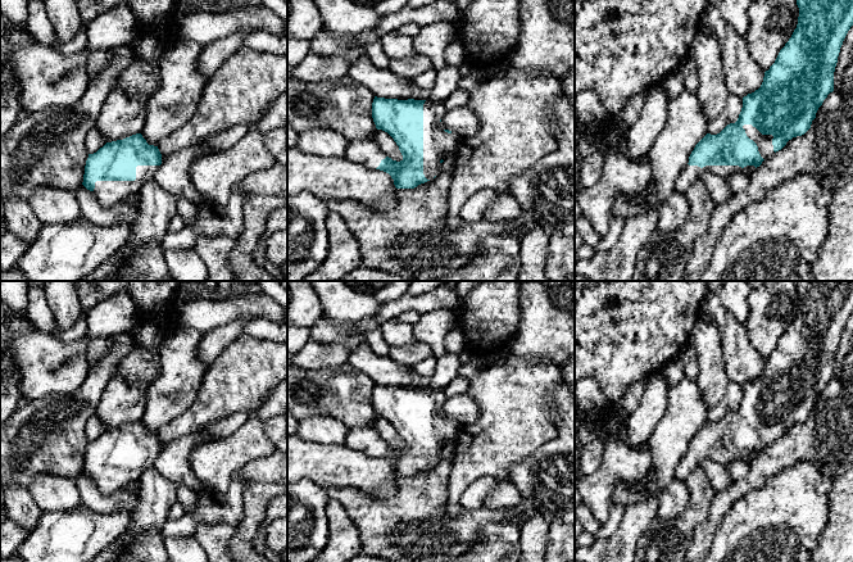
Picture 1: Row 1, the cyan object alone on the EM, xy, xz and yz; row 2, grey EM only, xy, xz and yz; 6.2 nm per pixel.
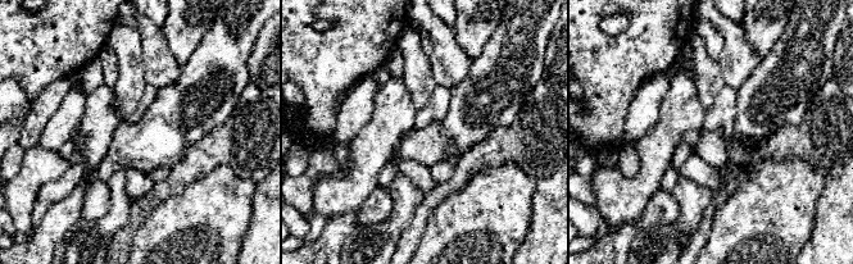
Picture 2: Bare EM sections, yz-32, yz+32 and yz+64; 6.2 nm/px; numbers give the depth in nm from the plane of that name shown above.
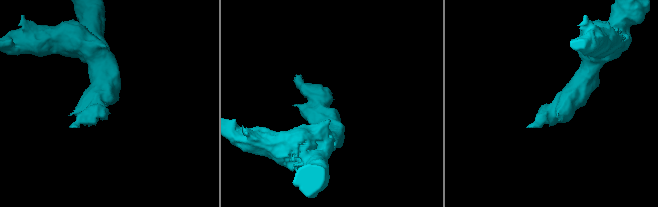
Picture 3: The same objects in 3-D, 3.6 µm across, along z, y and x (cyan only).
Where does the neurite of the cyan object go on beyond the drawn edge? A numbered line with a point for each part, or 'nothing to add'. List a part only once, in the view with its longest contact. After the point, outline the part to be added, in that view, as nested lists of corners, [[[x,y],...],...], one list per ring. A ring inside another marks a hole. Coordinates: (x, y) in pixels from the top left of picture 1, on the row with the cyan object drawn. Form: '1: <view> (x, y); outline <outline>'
1: xy (108, 193); outline [[[137,166],[135,181],[96,181],[92,194],[103,208],[112,208],[153,181],[158,168],[159,166]]]

